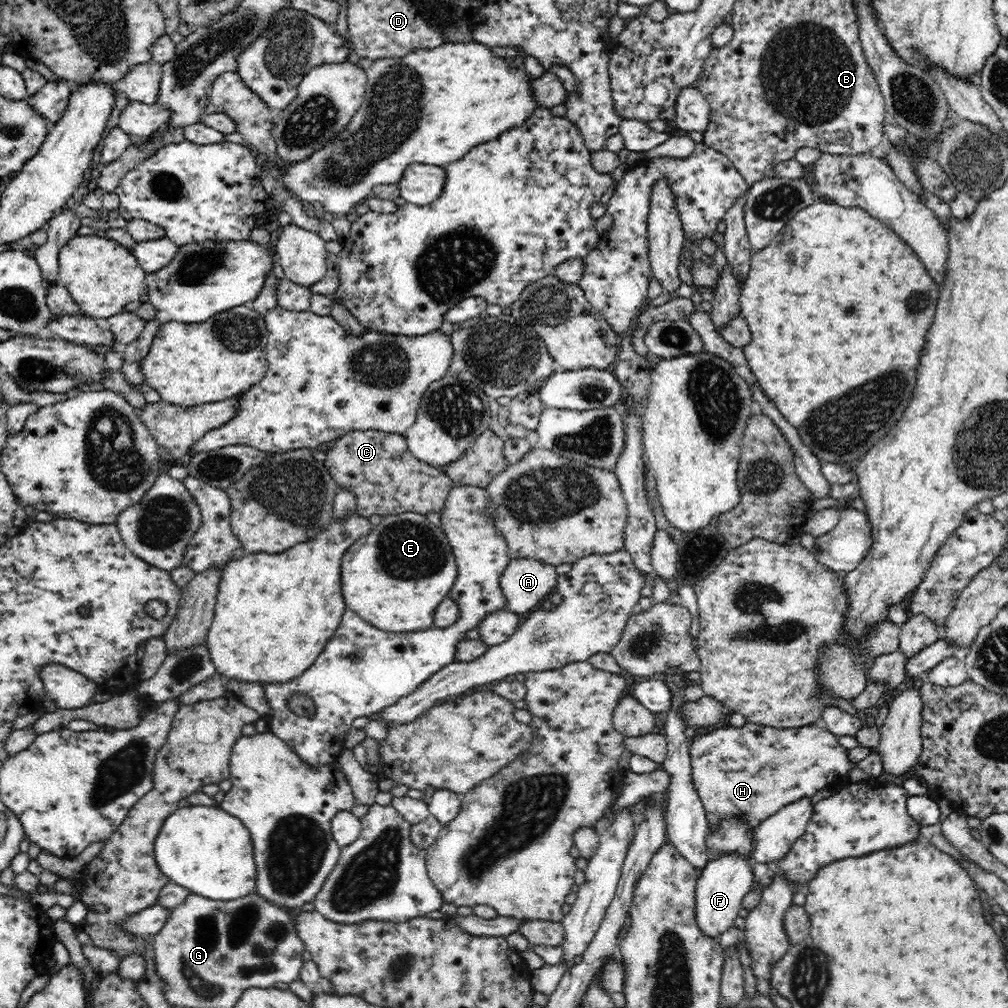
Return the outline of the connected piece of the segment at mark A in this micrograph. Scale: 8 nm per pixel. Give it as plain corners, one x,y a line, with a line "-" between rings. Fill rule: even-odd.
532,558
511,559
500,576
506,609
524,618
557,588
556,567

